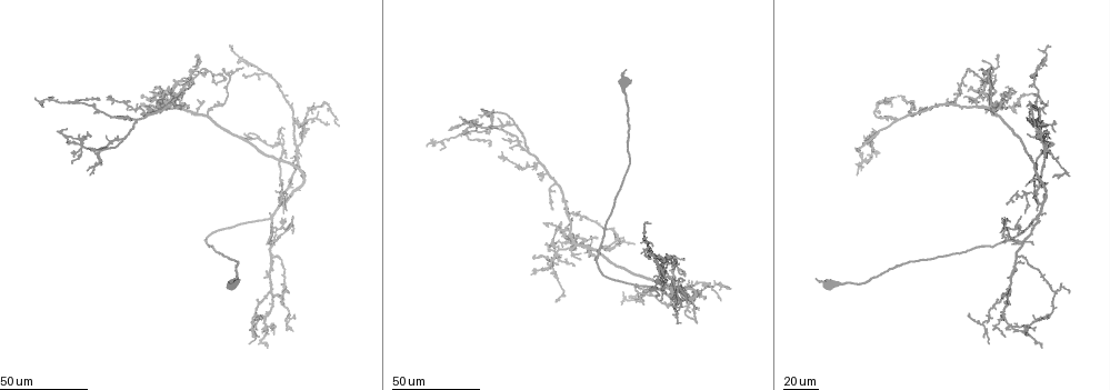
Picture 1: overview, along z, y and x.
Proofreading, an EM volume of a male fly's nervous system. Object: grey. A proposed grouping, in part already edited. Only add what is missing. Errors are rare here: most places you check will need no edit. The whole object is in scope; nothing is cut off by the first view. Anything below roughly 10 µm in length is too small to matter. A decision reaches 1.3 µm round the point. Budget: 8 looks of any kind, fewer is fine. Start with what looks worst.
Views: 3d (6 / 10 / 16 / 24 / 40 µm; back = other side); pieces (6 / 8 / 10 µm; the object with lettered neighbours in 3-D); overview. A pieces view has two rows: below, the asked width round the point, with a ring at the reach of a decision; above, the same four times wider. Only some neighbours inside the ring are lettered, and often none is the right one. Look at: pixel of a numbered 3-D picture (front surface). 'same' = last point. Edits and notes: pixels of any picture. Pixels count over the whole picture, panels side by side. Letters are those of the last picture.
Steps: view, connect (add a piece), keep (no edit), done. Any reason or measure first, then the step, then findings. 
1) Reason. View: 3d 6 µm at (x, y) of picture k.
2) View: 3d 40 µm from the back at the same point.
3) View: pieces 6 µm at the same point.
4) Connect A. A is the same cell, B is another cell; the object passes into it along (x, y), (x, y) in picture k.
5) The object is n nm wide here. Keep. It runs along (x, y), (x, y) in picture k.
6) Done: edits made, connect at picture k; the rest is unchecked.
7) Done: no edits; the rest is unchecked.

End of a long branch. View: 3d 40 µm at (428, 144) of picture 1.

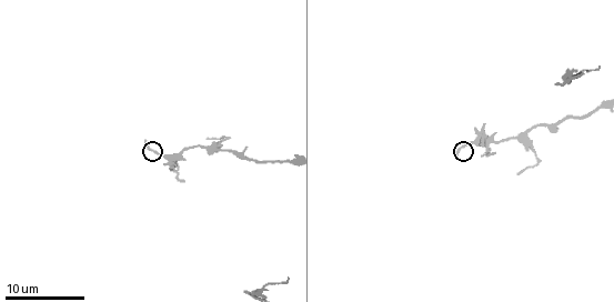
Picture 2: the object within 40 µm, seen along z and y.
View: 3d 10 µm at (147, 142) of picture 2.

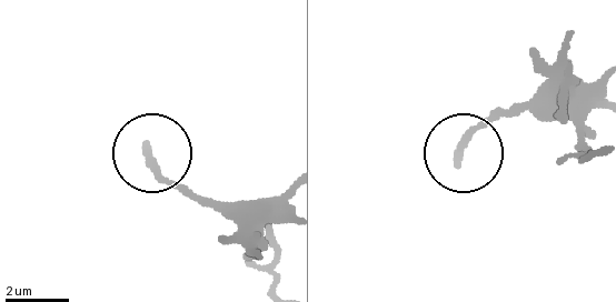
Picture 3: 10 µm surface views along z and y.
View: pieces 6 µm at (146, 150) of picture 3.

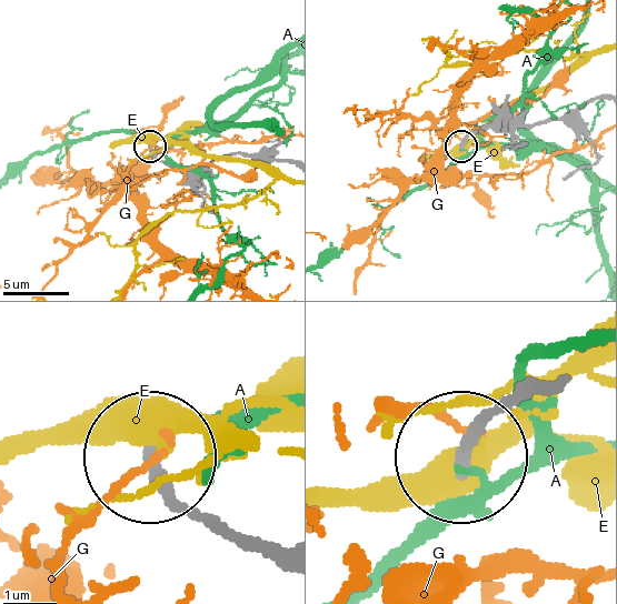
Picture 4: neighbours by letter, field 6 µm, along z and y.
Keep. A, E and G are other cells; none of them fits.

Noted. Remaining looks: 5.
An open end. View: 3d 24 µm at (1006, 278) of picture 1.

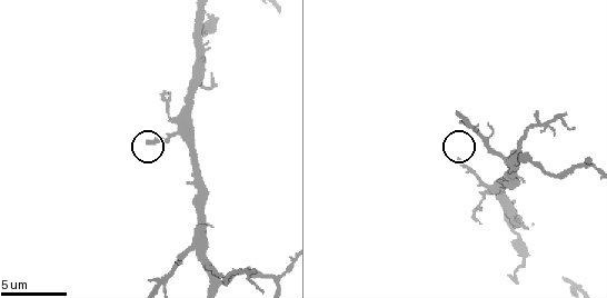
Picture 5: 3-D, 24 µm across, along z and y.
View: pieces 8 µm at (461, 161) of picture 5.

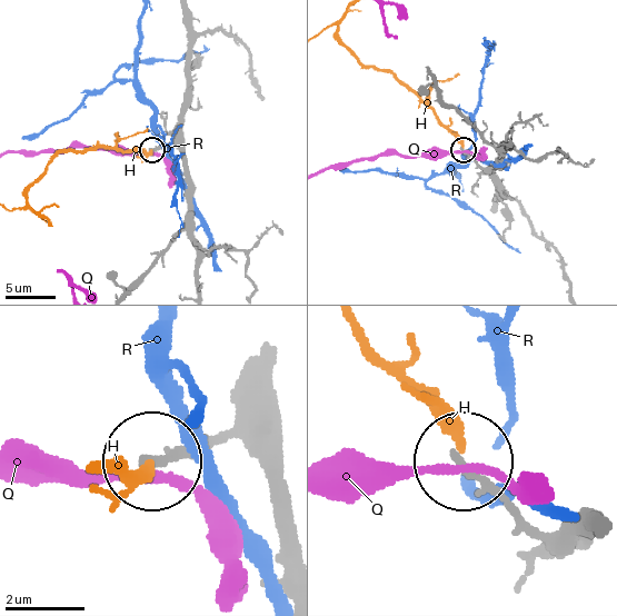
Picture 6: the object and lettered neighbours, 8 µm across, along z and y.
The object is 210 nm wide here. Connect H. H is the same cell, Q and R are other cells; the object passes into it along (224, 428), (193, 448), (103, 468) in picture 6; it goes on there.

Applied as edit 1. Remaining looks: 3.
View: overview.

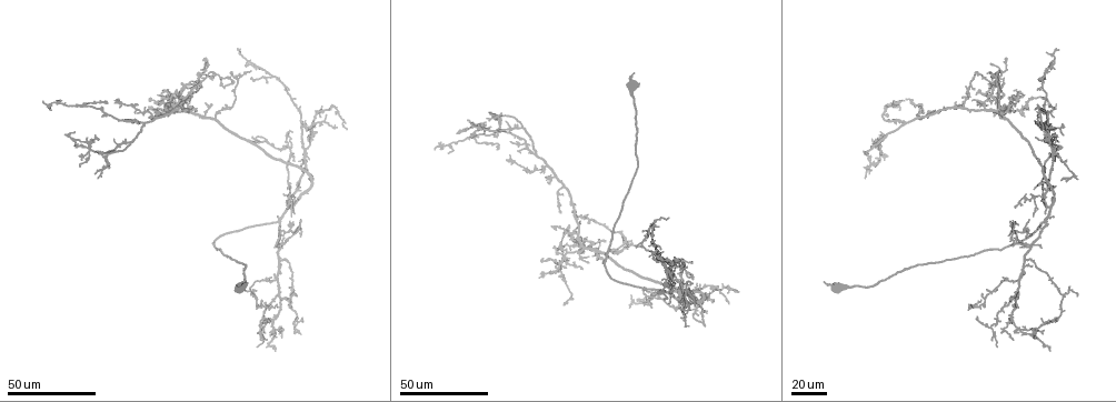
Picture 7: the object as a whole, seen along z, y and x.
View: 3d 40 µm at (518, 149) of picture 7.

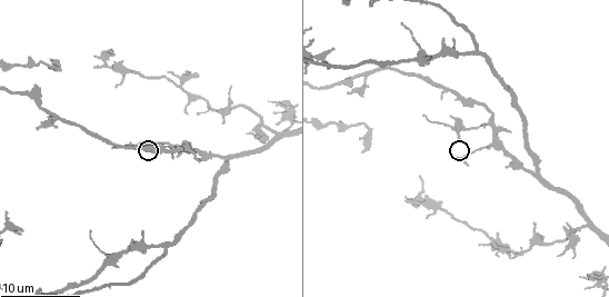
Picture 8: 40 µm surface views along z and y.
See the neighbours. View: pieces 8 µm at (455, 157) of picture 8.

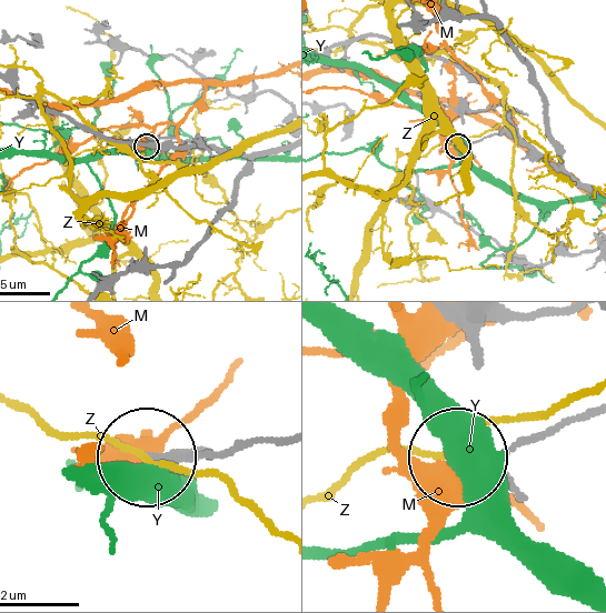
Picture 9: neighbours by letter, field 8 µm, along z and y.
Keep. M, Y and Z are other cells; none of them fits.

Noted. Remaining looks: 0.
Done: edits made, connect at picture 6; the rest is unchecked.

